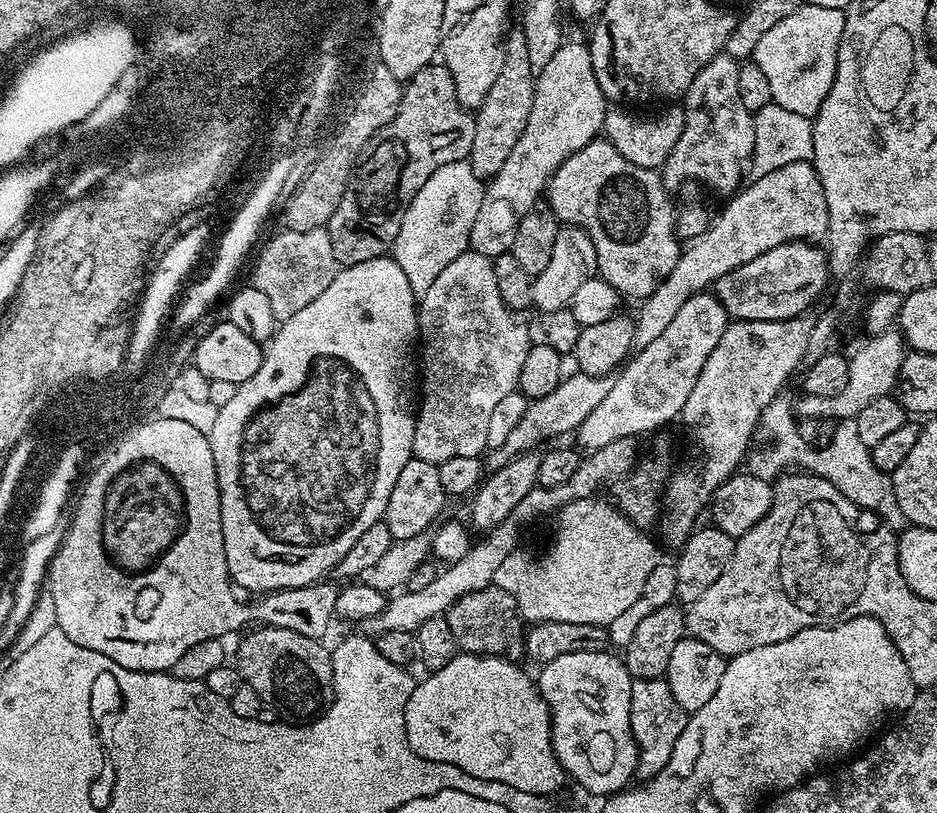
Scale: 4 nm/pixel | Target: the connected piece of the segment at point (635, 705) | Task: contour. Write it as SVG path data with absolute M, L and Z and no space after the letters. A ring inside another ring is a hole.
M633 679L630 690L630 724L640 755L640 761L636 764L636 776L642 778L641 781L651 780L660 773L662 766L666 766L666 762L670 762L670 754L674 754L674 742L678 742L688 718L689 713L684 712L674 698L674 690L670 690L667 679Z

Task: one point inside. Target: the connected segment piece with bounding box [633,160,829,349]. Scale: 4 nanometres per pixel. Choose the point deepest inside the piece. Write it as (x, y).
(789, 203)

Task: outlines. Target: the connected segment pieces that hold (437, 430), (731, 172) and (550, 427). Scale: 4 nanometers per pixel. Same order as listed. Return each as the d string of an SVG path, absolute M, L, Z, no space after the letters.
M466 250L454 262L444 267L430 286L418 300L416 309L416 326L418 329L418 411L415 413L416 425L414 426L414 442L412 443L412 454L415 459L425 460L439 466L446 458L458 458L459 456L480 456L489 447L487 432L491 422L491 414L494 413L494 406L502 398L517 391L522 362L526 362L526 354L530 347L528 340L528 328L519 320L517 313L508 308L502 302L498 294L497 283L494 282L494 270L492 260L471 250Z
M723 54L715 56L710 62L706 62L706 66L702 71L697 74L694 78L692 85L688 87L688 91L684 93L682 97L682 109L684 111L684 129L682 130L681 137L678 138L677 144L674 146L671 154L665 158L662 165L662 179L664 182L665 189L668 190L678 190L678 180L682 182L682 168L702 168L702 178L704 178L704 183L708 180L712 180L713 193L718 194L721 192L724 198L731 197L733 193L741 187L744 172L746 176L746 169L749 167L750 161L752 159L752 151L754 150L754 116L746 110L746 106L742 106L742 97L738 94L738 70L740 69L740 64L737 61L730 59L730 57Z
M620 368L607 372L606 375L592 376L581 372L574 372L574 375L567 375L560 383L548 393L531 399L524 407L524 410L508 430L507 435L497 446L489 449L484 456L485 467L489 471L496 471L506 465L513 457L531 451L532 446L550 437L564 434L570 430L579 429L580 424L585 420L586 415L598 406L611 389L618 382Z

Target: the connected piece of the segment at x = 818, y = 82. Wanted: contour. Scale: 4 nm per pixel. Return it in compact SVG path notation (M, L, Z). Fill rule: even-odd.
M804 2L758 41L751 59L770 82L772 103L786 110L794 110L794 114L815 117L834 82L844 13L843 8L814 6Z

